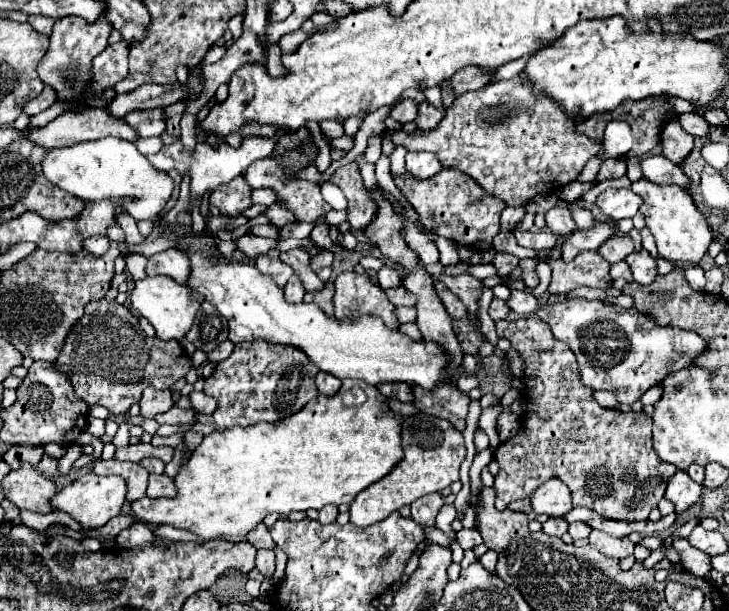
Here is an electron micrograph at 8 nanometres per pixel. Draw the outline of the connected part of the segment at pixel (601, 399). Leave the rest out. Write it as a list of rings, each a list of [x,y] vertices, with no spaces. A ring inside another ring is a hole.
[[[596,391],[594,399],[602,405],[602,407],[616,407],[620,409],[620,403],[616,401],[616,395],[612,391]]]

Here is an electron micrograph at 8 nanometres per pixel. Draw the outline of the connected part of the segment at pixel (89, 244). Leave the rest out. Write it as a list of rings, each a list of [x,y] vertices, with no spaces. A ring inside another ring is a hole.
[[[102,235],[102,237],[90,237],[90,239],[84,241],[84,249],[98,257],[98,255],[104,255],[104,253],[106,253],[108,243],[110,243],[110,241],[108,241],[108,237],[104,237],[104,235]]]

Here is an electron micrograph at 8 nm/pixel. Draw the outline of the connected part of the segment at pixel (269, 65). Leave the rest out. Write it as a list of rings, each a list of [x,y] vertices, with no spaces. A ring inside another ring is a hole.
[[[268,45],[268,57],[266,62],[266,70],[273,77],[279,77],[286,75],[288,71],[282,69],[282,53],[280,53],[280,47],[278,45]]]

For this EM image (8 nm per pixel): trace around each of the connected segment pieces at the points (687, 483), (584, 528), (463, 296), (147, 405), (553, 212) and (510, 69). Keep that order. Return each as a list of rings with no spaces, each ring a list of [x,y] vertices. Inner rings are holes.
[[[678,471],[674,477],[670,477],[664,497],[676,505],[676,513],[682,513],[690,505],[694,505],[700,499],[700,495],[702,495],[702,485],[694,483],[686,471]]]
[[[570,523],[570,529],[568,529],[568,533],[570,533],[572,539],[584,539],[584,537],[590,535],[590,531],[592,529],[586,523]]]
[[[462,273],[462,275],[456,275],[456,277],[440,275],[438,279],[440,279],[452,293],[458,295],[458,299],[468,307],[468,311],[472,311],[472,313],[478,311],[476,301],[478,301],[478,297],[480,297],[480,293],[482,293],[482,289],[484,289],[484,283],[482,283],[480,279],[476,279],[476,277],[468,275],[468,273]]]
[[[144,389],[140,399],[140,415],[142,417],[156,417],[158,413],[164,413],[172,407],[172,393],[170,389]]]
[[[556,205],[546,213],[546,225],[552,233],[564,233],[564,235],[568,235],[576,229],[576,223],[572,221],[570,211],[564,205]]]
[[[529,53],[523,55],[521,58],[508,62],[507,64],[499,67],[493,74],[492,81],[490,83],[495,83],[496,81],[511,79],[520,73],[526,66],[528,59],[533,55]]]

